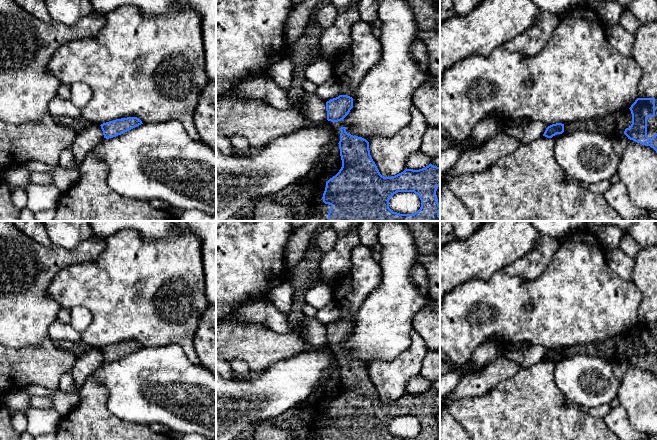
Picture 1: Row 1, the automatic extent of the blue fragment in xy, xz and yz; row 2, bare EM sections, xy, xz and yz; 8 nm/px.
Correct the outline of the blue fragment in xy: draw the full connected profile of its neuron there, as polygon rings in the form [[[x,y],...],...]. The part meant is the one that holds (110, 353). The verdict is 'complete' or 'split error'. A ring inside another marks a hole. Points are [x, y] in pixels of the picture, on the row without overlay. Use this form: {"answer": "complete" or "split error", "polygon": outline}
{"answer": "complete", "polygon": [[[137,341],[116,343],[101,348],[104,362],[109,363],[121,359],[139,349],[143,348]]]}

